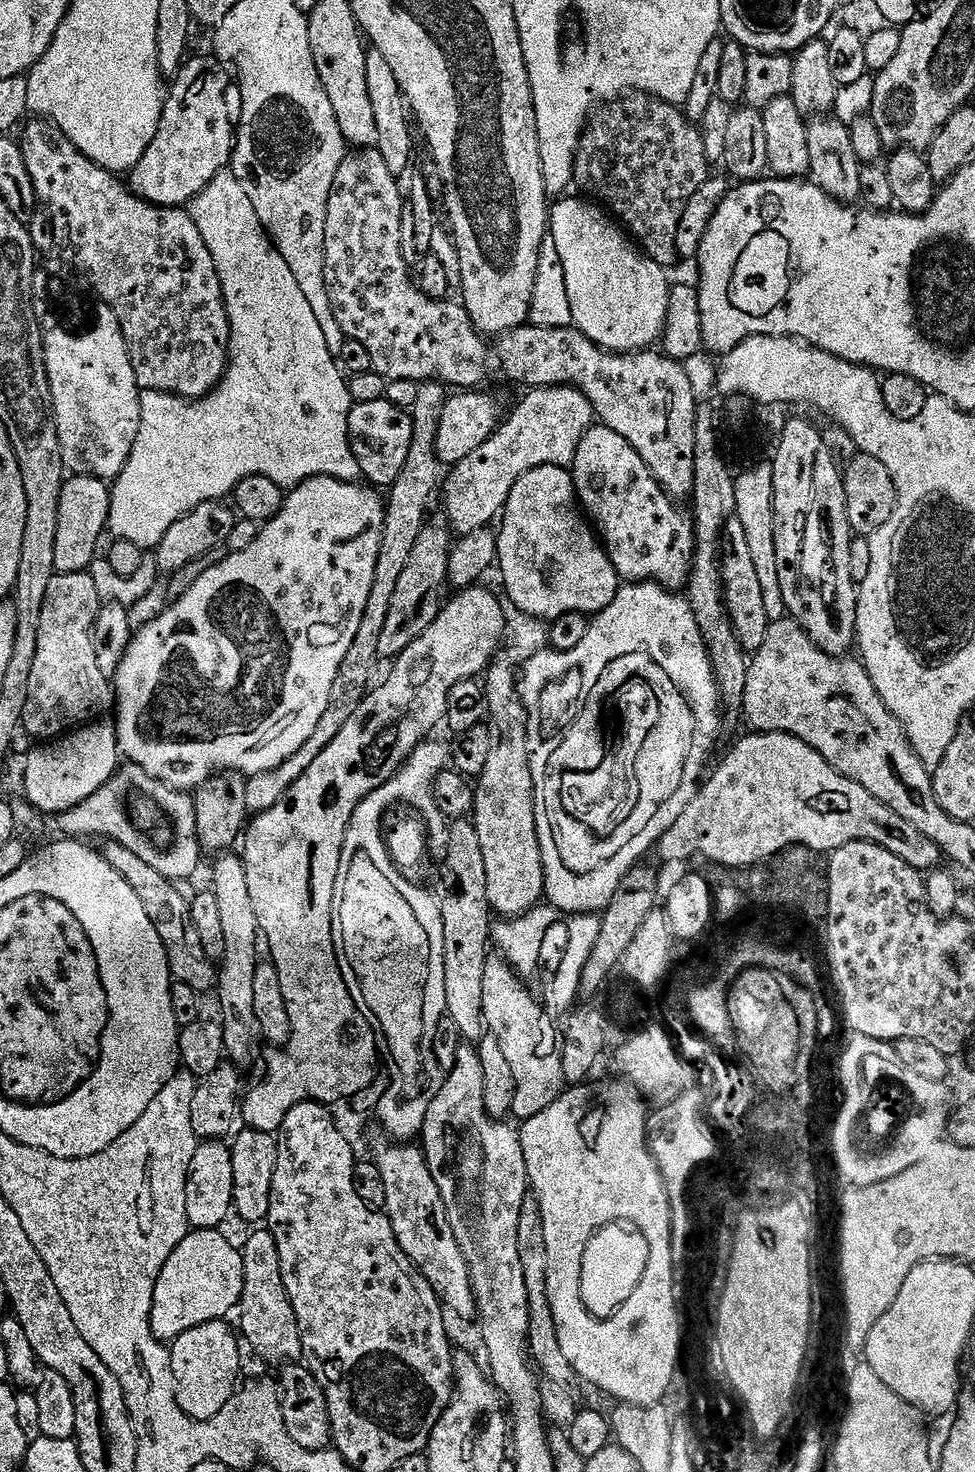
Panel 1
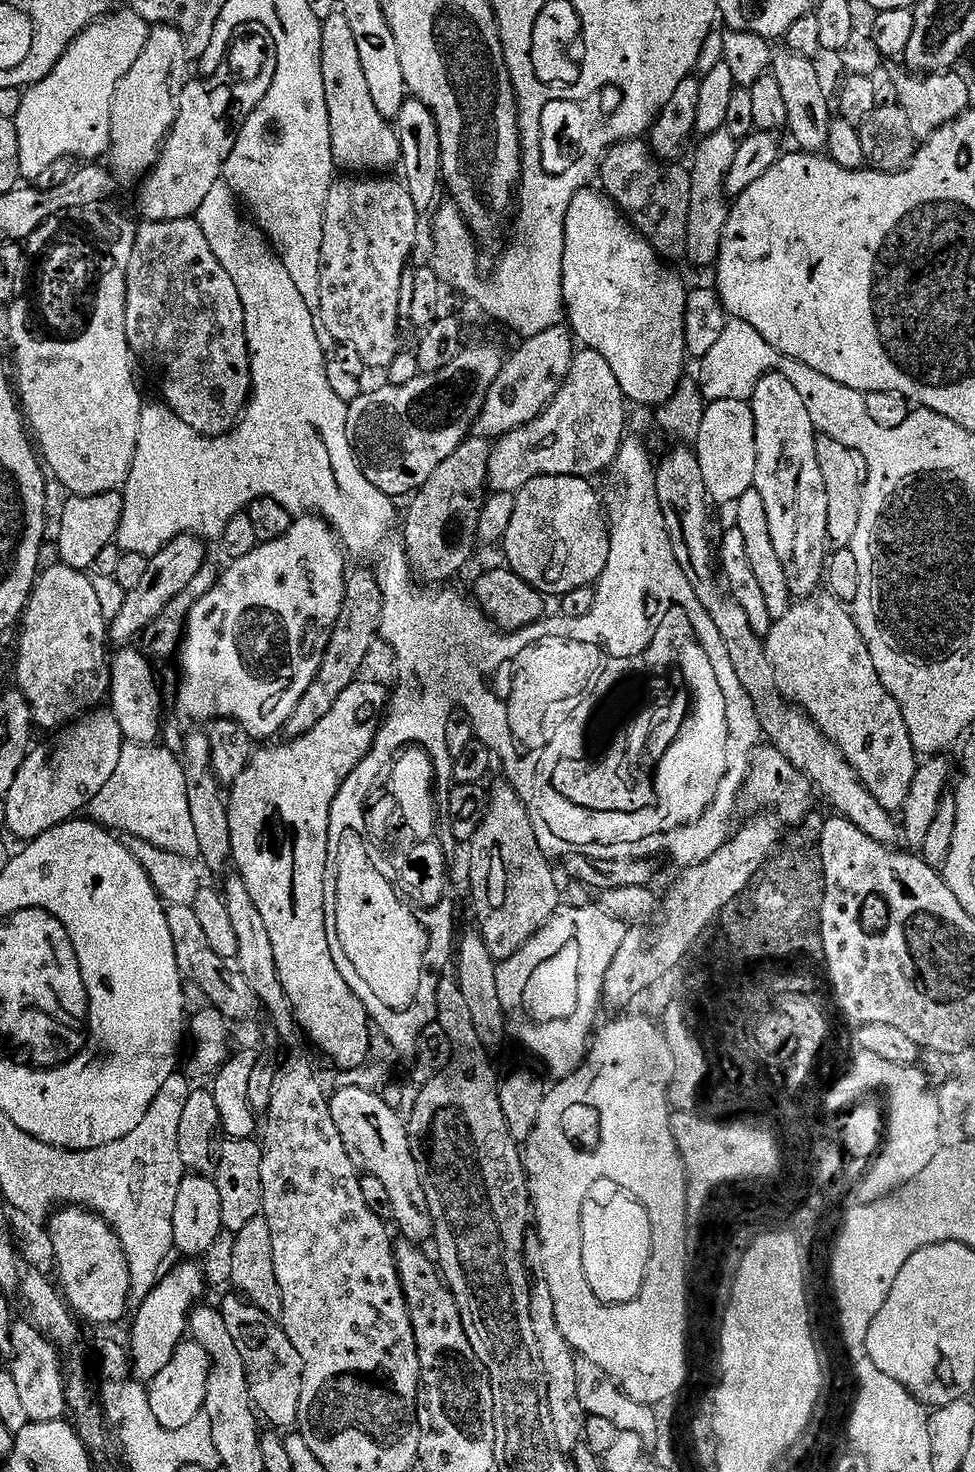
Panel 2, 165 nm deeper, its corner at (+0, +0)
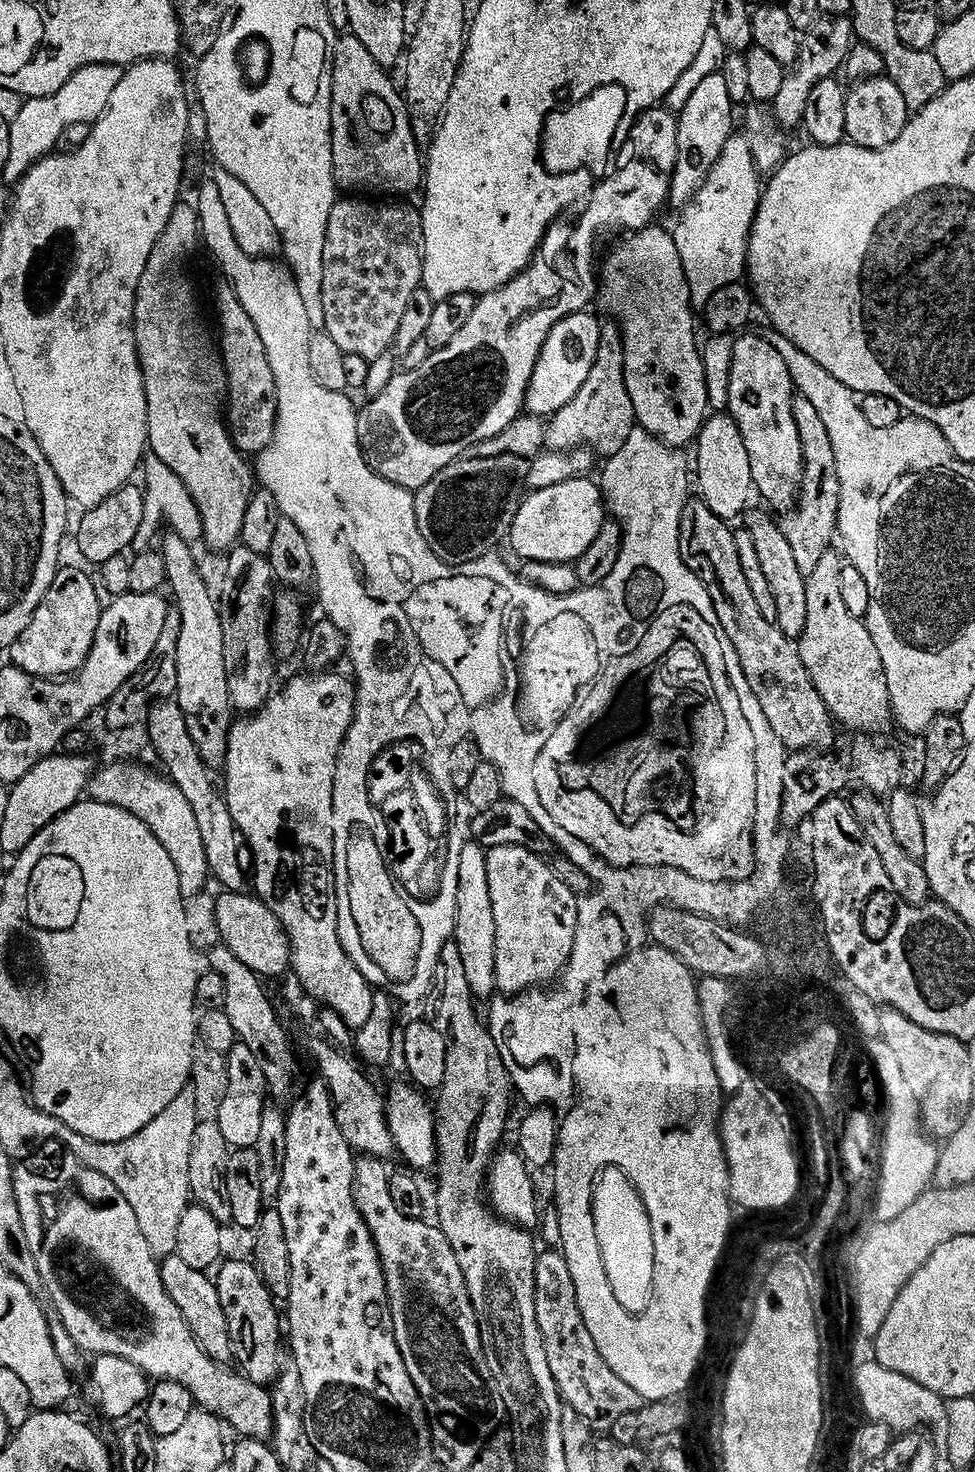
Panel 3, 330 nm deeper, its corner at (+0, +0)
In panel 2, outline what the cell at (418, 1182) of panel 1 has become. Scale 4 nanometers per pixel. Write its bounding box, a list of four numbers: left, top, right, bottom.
[330,1088,434,1242]

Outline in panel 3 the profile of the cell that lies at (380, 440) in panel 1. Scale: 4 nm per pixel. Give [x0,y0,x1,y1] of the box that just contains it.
[356,106,678,490]

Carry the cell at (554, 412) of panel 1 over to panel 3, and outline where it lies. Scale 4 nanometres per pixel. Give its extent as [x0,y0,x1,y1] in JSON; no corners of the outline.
[544,330,636,458]

